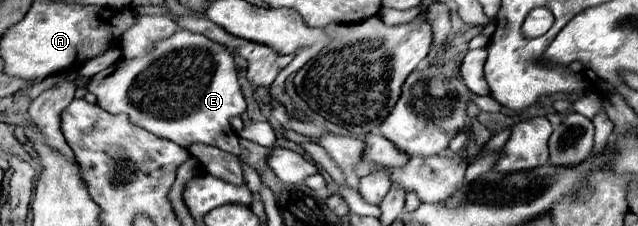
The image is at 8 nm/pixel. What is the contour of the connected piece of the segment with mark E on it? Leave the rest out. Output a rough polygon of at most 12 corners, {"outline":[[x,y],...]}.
{"outline":[[178,30],[90,78],[106,112],[240,154],[234,58]]}

